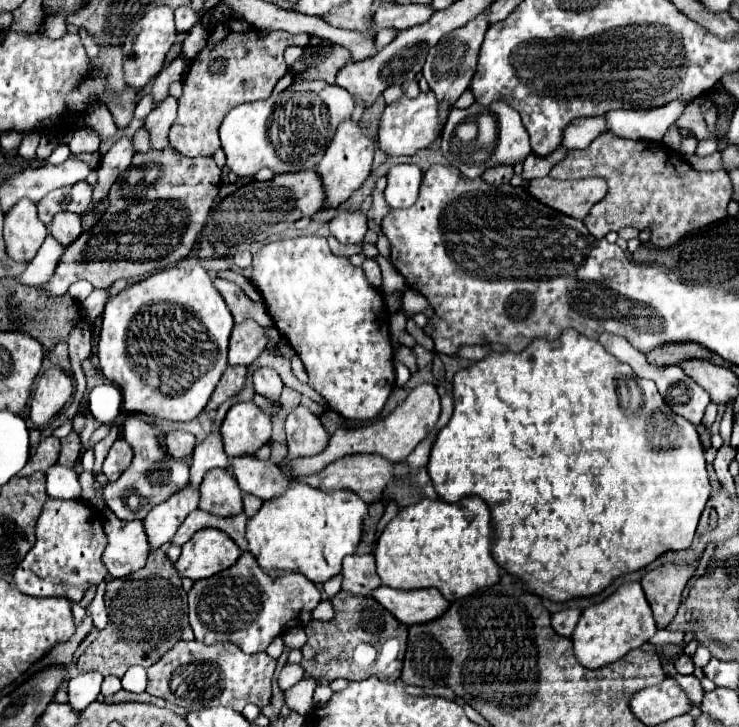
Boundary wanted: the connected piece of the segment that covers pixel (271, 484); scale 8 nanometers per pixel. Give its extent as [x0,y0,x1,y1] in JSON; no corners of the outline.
[231,456,289,500]

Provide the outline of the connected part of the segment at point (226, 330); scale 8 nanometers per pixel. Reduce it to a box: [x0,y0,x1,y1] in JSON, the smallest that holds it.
[99,262,233,422]

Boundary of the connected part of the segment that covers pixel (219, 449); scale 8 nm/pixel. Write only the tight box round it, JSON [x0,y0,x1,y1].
[191,430,229,486]

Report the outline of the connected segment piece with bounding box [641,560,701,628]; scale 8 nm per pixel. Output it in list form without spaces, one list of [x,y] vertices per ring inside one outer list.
[[[693,560],[685,566],[663,564],[661,568],[649,570],[641,578],[643,592],[651,604],[657,628],[665,628],[673,618],[681,602],[681,594],[691,578],[701,576],[701,560]]]

